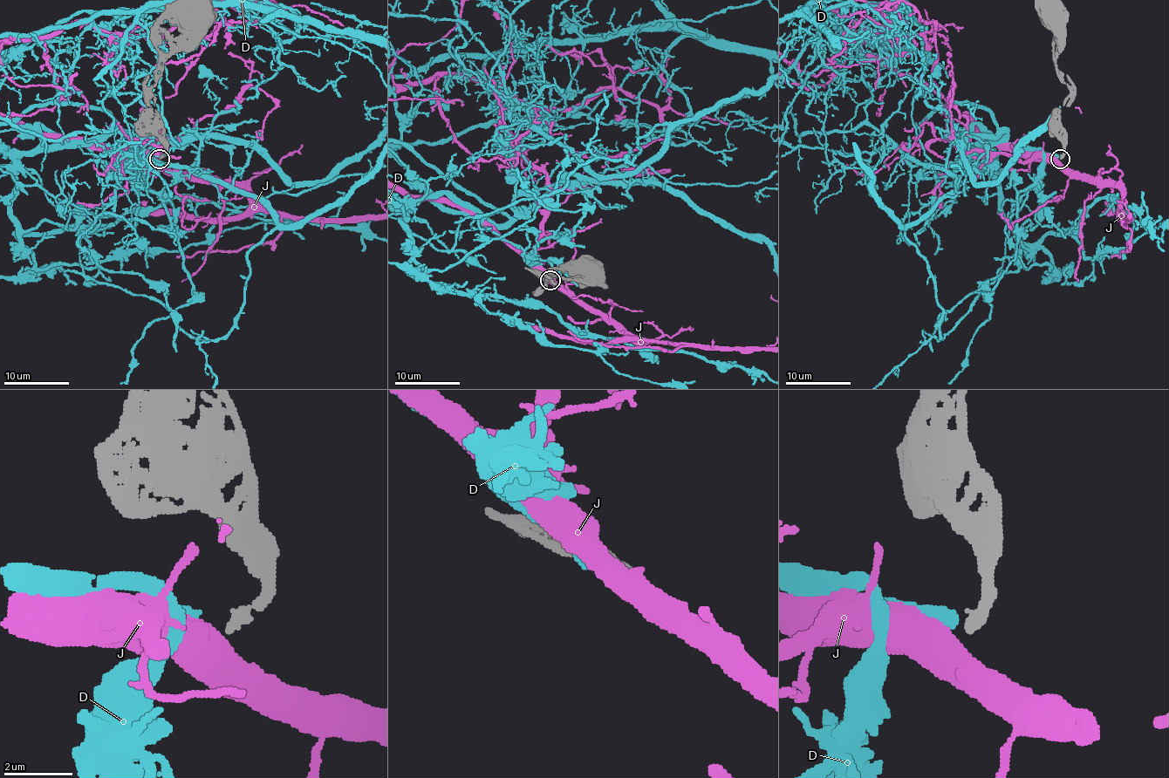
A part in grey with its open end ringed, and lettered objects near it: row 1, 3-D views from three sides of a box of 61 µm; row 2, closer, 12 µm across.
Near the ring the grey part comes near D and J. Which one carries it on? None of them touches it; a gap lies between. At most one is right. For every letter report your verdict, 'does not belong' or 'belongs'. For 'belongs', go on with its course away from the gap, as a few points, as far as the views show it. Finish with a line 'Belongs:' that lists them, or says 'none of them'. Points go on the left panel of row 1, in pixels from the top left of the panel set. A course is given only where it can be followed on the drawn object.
D: does not belong
J: does not belong
Belongs: none of them

